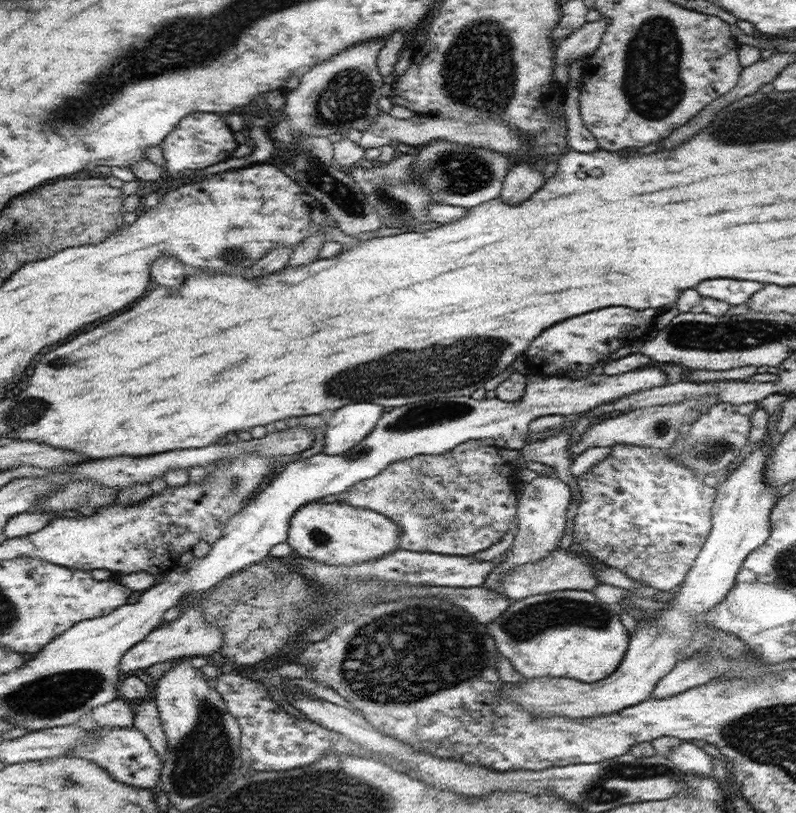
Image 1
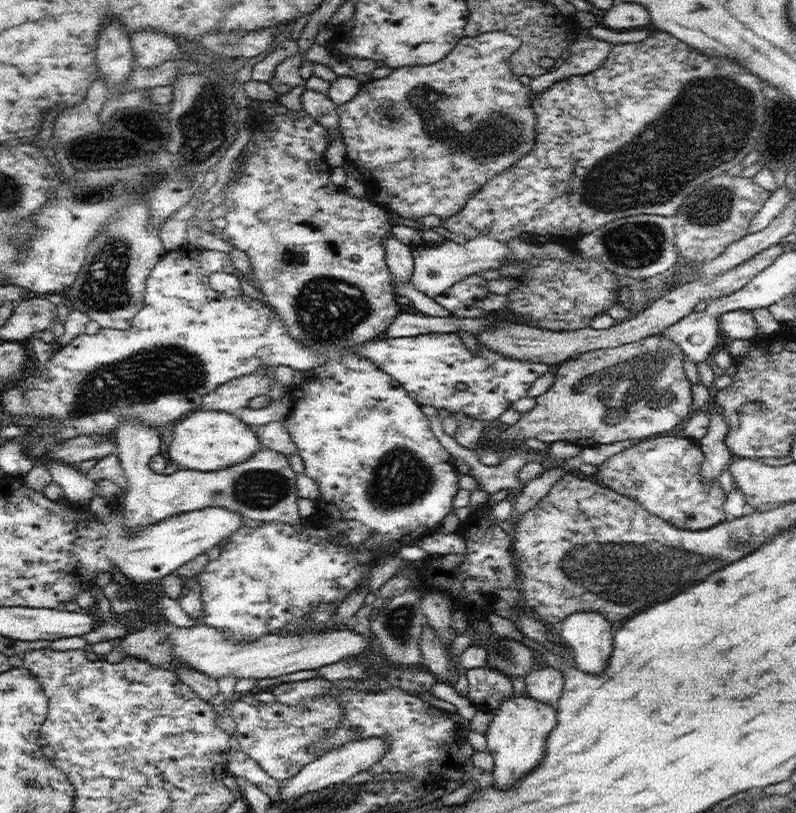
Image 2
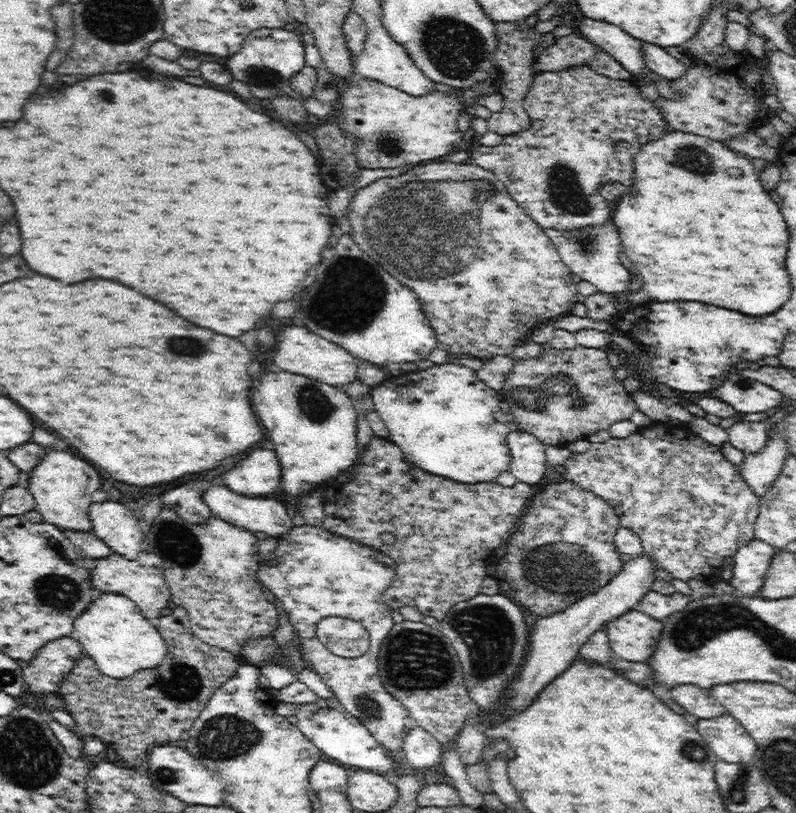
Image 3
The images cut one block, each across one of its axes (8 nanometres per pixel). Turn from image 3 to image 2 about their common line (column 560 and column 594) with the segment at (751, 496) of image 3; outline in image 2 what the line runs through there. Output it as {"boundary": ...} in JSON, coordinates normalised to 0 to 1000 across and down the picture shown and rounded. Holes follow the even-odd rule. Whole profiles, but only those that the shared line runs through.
{"boundary":[[[864,536],[812,539],[789,552],[761,563],[754,573],[744,578],[749,581],[751,589],[769,604],[804,617],[814,630],[828,635],[829,638],[849,647],[849,649],[862,653],[889,652],[889,649],[901,647],[915,638],[908,624],[913,609],[903,593],[889,598],[889,595],[884,595],[884,589],[879,588],[879,572],[884,568],[884,557],[878,547],[877,541]]]}

